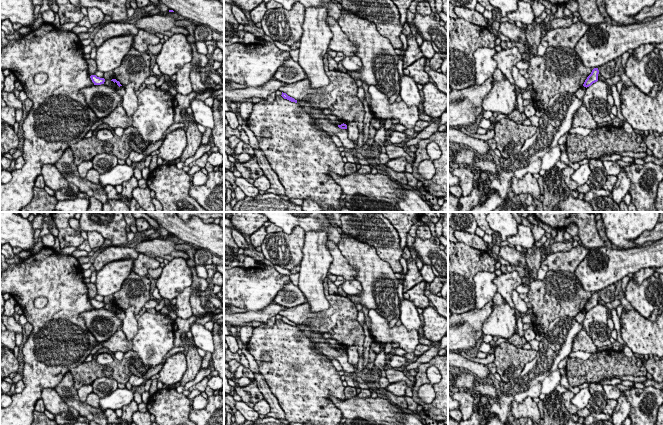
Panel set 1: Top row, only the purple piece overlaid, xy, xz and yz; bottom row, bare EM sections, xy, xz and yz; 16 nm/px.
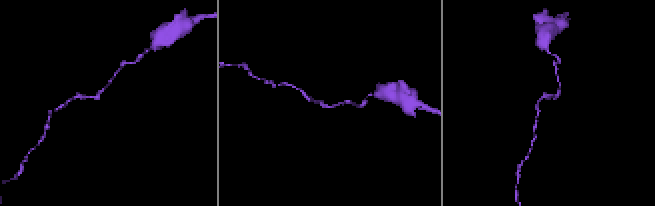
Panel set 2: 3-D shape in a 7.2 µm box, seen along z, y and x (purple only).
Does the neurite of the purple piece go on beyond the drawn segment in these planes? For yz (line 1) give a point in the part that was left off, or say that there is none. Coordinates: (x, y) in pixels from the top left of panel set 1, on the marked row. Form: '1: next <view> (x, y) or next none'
1: next none

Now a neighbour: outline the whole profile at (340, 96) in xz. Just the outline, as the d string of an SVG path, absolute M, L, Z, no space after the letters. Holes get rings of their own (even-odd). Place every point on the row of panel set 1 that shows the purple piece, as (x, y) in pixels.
M329 70L326 72L330 83L322 88L313 89L308 78L286 84L279 88L283 93L295 100L307 100L314 109L329 109L332 115L342 122L351 123L357 120L359 131L364 130L365 110L363 103L357 96L358 87L348 73Z

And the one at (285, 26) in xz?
M295 3L291 10L268 9L262 19L262 29L274 41L292 46L303 34L304 15L305 7L301 3Z

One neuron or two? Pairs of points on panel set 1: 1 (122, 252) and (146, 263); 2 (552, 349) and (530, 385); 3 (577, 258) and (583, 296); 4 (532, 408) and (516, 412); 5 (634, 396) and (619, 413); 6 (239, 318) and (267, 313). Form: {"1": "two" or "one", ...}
{"1": "two", "2": "one", "3": "two", "4": "one", "5": "two", "6": "one"}

